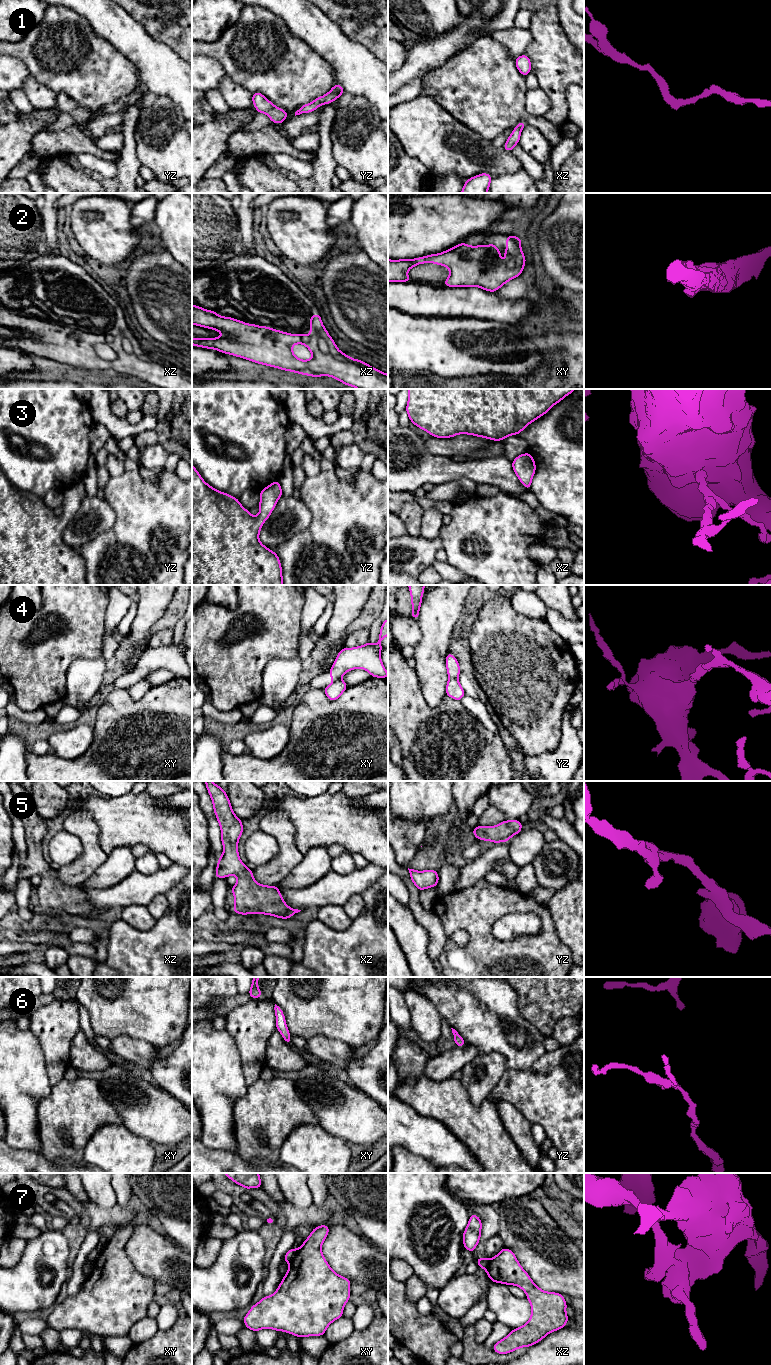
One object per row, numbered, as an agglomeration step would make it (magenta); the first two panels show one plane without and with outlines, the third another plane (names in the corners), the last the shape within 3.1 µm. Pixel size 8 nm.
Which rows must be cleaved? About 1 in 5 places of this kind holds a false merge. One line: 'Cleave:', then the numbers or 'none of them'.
Cleave: 4, 7

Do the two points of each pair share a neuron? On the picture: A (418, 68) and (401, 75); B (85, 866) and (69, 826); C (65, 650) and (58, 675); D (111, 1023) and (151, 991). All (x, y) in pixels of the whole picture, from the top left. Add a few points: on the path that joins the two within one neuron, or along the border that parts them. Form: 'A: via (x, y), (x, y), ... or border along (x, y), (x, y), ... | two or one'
A: via (414, 68), (405, 75) | one
B: via (88, 855), (88, 840), (80, 832) | one
C: via (59, 656), (58, 669) | one
D: via (121, 1013), (141, 993) | one

